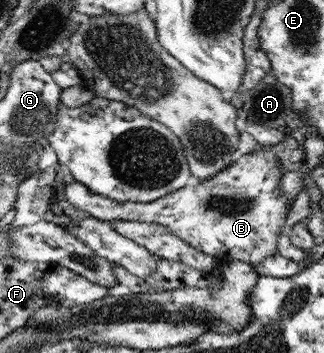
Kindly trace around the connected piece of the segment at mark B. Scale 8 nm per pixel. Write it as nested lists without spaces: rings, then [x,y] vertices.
[[[264,146],[260,150],[241,155],[237,163],[229,165],[225,170],[219,172],[207,181],[193,185],[193,187],[183,187],[171,195],[157,199],[150,203],[117,203],[113,199],[101,197],[91,193],[87,187],[75,181],[73,184],[65,186],[65,197],[78,210],[93,218],[111,222],[123,220],[127,222],[147,222],[165,226],[175,236],[181,238],[185,243],[194,247],[197,251],[212,255],[216,262],[216,269],[221,270],[224,264],[231,261],[242,261],[249,265],[257,265],[266,257],[278,253],[279,236],[288,234],[285,229],[285,220],[288,215],[287,197],[281,193],[281,172],[280,165],[276,161],[278,153],[274,152],[274,146]]]

